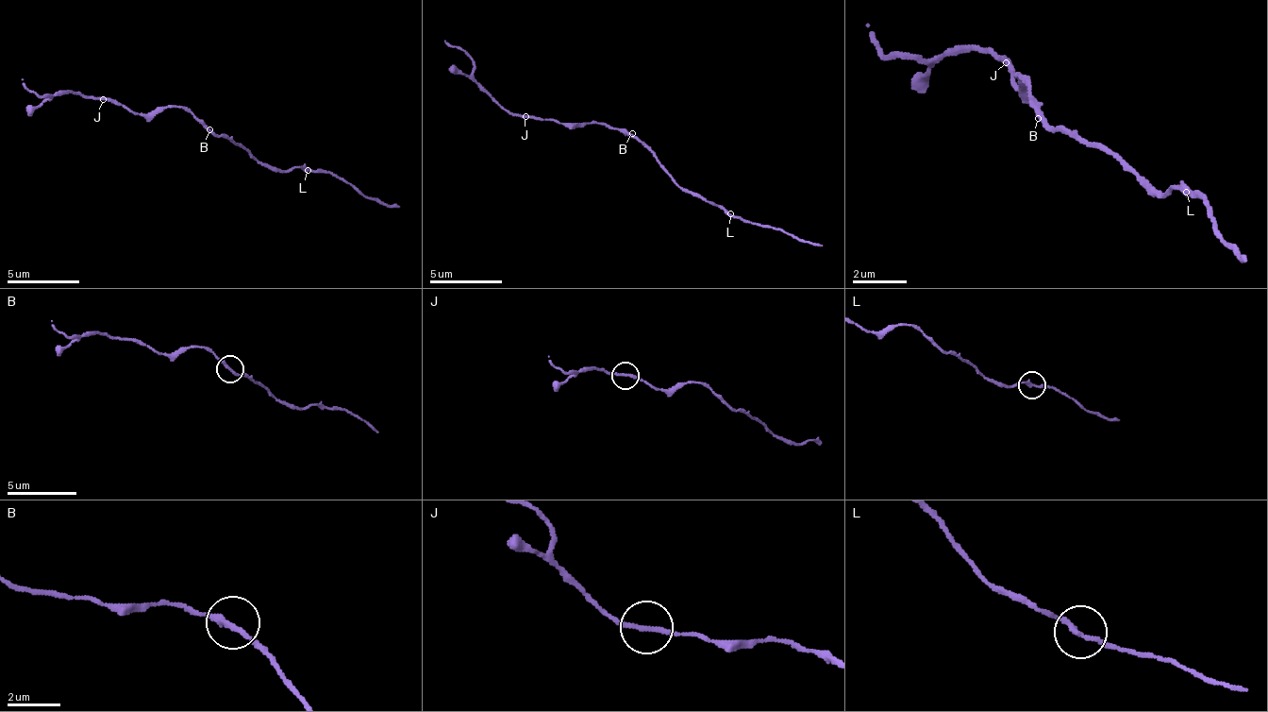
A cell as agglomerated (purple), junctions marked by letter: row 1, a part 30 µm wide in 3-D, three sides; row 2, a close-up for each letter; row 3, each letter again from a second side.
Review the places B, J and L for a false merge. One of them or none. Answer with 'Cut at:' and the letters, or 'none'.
Cut at: none

